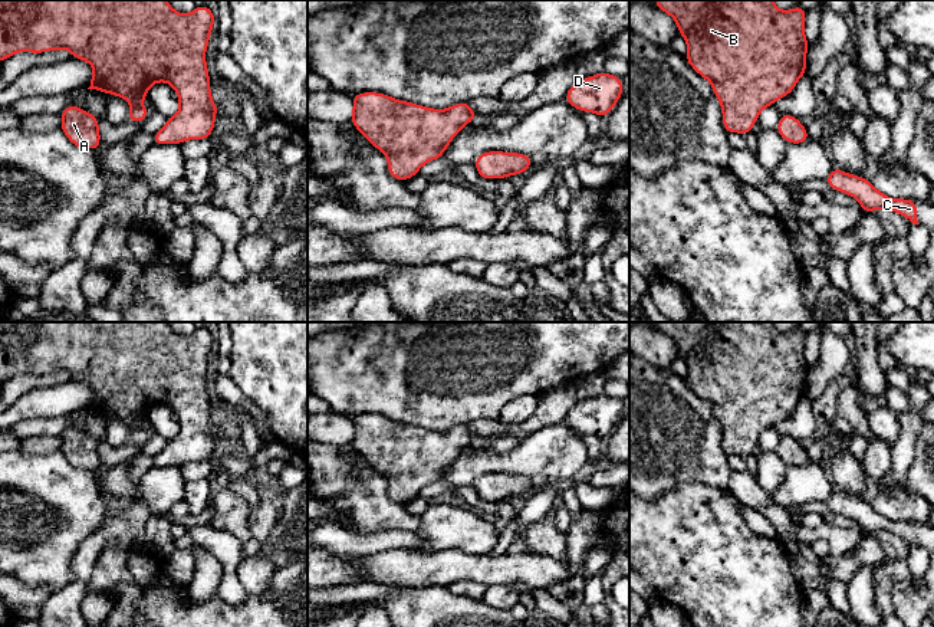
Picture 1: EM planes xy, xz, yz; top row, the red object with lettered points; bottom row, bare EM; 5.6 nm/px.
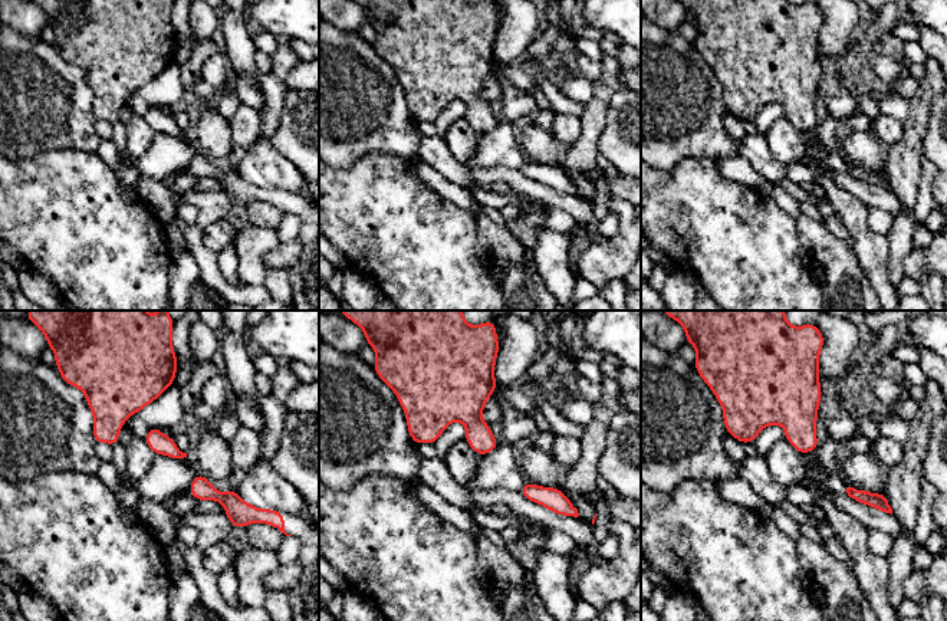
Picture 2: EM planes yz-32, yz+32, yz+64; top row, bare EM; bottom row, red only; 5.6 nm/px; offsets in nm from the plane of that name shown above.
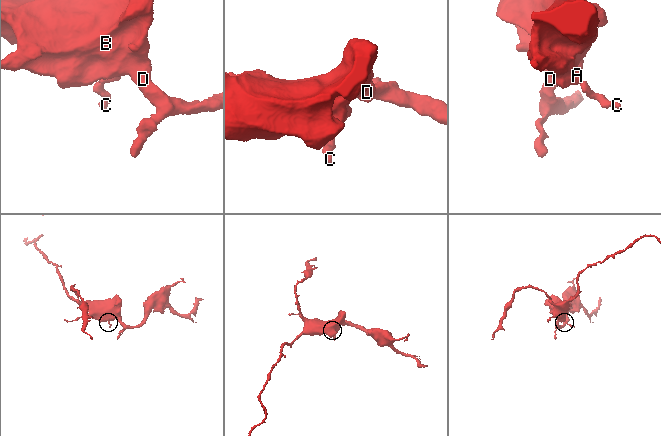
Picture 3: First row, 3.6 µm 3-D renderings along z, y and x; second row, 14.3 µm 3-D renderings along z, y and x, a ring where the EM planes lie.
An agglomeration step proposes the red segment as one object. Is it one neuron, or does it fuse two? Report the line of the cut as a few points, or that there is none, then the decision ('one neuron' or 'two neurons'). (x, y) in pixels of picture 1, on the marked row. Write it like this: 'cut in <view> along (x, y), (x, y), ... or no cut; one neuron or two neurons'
no cut; one neuron

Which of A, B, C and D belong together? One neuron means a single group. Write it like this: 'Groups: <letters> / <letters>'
Groups: A B C D

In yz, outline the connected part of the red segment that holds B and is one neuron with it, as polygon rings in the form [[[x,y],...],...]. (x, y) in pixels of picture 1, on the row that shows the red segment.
[[[655,0],[654,6],[675,20],[678,35],[687,42],[687,62],[711,83],[720,101],[727,134],[747,135],[757,122],[759,114],[787,96],[797,81],[806,75],[809,42],[805,36],[806,10],[802,6],[779,10],[773,0]]]

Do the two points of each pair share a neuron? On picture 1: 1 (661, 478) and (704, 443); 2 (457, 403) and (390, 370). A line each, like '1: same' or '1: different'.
1: same
2: same

